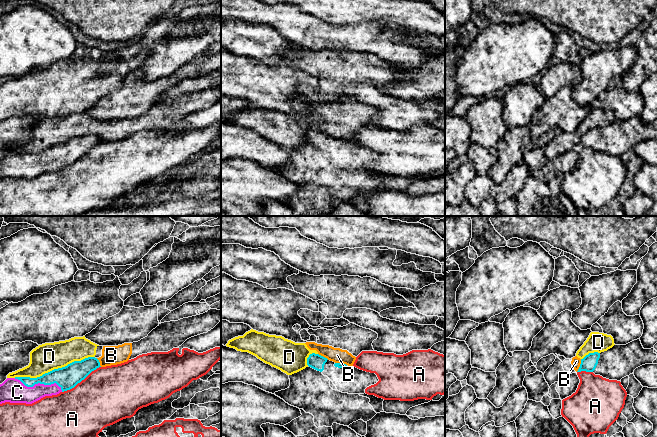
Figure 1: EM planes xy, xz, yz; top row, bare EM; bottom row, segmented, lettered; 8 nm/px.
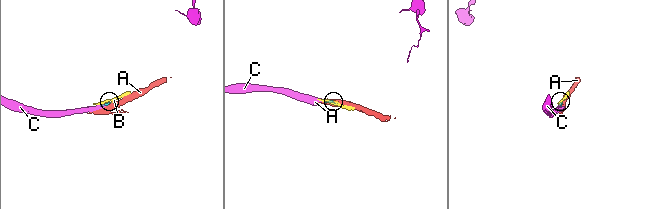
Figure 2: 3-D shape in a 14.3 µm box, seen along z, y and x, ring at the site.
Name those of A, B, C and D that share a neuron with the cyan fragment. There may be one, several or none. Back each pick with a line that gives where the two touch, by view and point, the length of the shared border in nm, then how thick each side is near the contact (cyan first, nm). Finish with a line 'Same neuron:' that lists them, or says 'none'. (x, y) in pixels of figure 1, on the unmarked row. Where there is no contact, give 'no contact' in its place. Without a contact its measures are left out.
C: meets cyan in xy at (39, 158); contact 400 nm long; 180 nm thick on the cyan side, 200 nm on the other
Same neuron: C

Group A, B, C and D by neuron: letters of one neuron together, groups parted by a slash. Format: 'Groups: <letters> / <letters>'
Groups: A / B D / C

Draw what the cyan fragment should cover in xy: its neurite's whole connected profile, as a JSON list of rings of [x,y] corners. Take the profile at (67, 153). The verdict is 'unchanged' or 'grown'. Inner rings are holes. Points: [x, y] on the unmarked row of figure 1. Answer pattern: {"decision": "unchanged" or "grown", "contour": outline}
{"decision": "grown", "contour": [[[88,133],[37,154],[7,154],[0,160],[0,180],[5,178],[32,180],[45,172],[57,171],[74,164],[99,143],[101,142],[97,134]]]}

